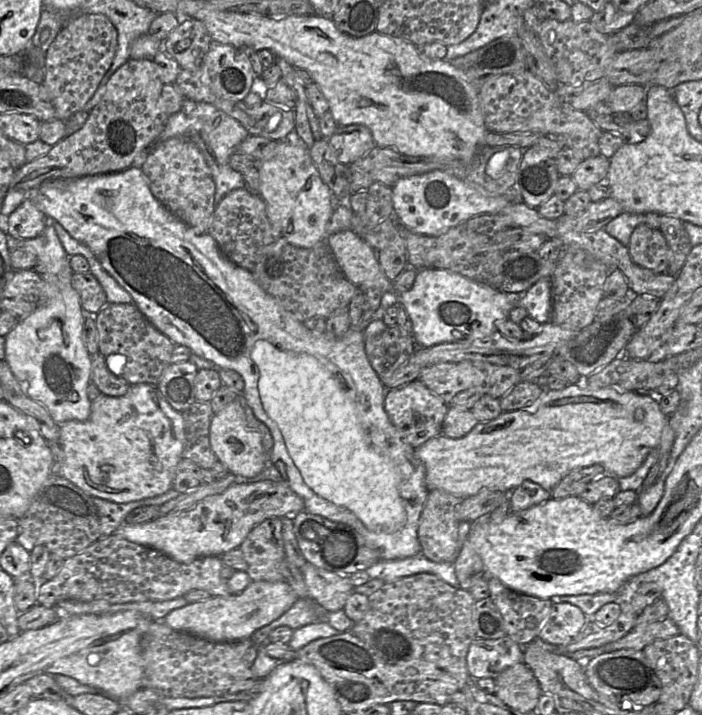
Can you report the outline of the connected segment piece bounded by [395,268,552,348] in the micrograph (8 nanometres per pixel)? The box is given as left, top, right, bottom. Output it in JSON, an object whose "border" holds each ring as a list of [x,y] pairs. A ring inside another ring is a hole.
{"border":[[[427,268],[417,270],[410,290],[395,293],[397,303],[405,308],[412,321],[415,343],[428,348],[441,343],[487,337],[497,331],[497,322],[508,319],[515,307],[525,308],[528,316],[540,324],[550,322],[551,289],[550,278],[540,279],[526,291],[512,293],[478,283],[450,270]],[[463,332],[467,333],[466,338],[463,338]]]}

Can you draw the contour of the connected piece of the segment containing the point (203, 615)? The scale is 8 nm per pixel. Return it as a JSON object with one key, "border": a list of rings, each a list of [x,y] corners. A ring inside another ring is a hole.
{"border":[[[284,580],[252,581],[242,592],[227,597],[212,596],[201,602],[168,613],[164,622],[172,629],[189,633],[212,642],[236,642],[252,635],[287,612],[299,599],[292,587]]]}

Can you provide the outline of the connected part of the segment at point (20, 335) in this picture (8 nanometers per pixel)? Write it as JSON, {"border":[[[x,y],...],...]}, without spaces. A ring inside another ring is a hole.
{"border":[[[50,223],[37,237],[21,240],[20,246],[30,248],[37,257],[37,263],[32,269],[37,271],[46,282],[46,301],[26,318],[19,320],[18,324],[4,337],[5,361],[22,385],[24,392],[43,405],[57,424],[61,425],[71,420],[85,421],[91,412],[91,401],[87,395],[87,387],[91,382],[91,355],[83,342],[83,308],[77,292],[71,285],[71,276],[74,272],[69,264],[69,255]]]}

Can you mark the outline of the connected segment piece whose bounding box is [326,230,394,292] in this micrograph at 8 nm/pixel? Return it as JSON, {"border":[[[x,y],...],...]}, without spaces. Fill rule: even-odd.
{"border":[[[354,231],[334,233],[326,243],[340,270],[354,285],[381,292],[394,291],[392,282],[381,269],[377,252]]]}

